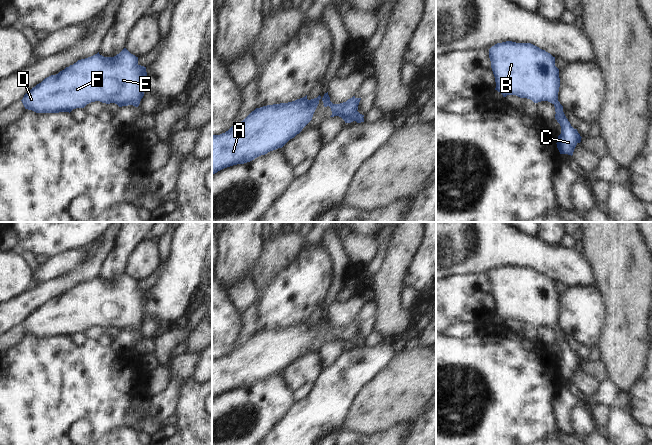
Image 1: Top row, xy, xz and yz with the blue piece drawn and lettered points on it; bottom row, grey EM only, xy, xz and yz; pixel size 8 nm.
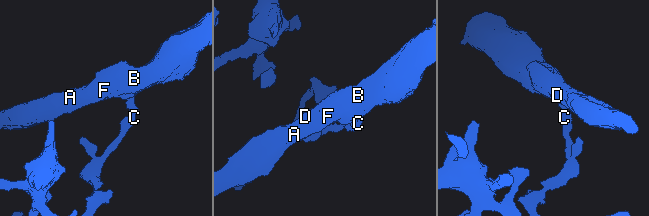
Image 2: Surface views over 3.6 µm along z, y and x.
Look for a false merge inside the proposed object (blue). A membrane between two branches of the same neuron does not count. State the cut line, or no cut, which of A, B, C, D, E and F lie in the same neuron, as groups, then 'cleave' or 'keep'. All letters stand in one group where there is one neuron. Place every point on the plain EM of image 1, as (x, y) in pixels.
no cut; A B C D E F; keep

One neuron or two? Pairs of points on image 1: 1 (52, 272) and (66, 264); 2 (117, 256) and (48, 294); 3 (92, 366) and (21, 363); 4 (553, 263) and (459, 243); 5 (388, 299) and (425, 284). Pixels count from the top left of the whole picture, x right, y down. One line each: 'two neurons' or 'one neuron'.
1: one neuron
2: two neurons
3: one neuron
4: one neuron
5: two neurons

